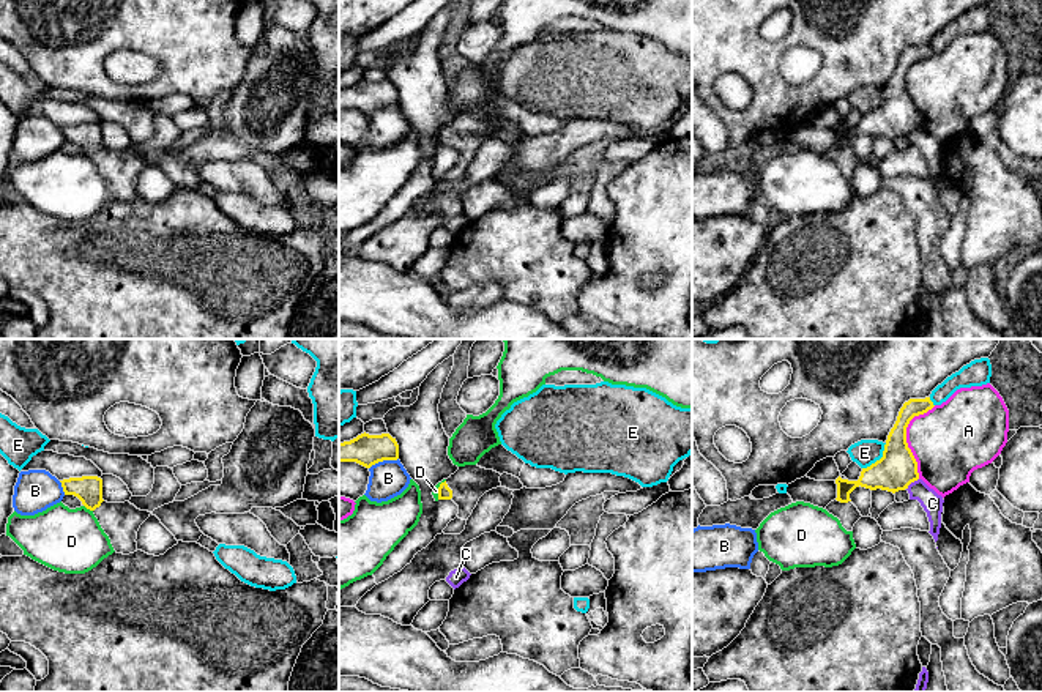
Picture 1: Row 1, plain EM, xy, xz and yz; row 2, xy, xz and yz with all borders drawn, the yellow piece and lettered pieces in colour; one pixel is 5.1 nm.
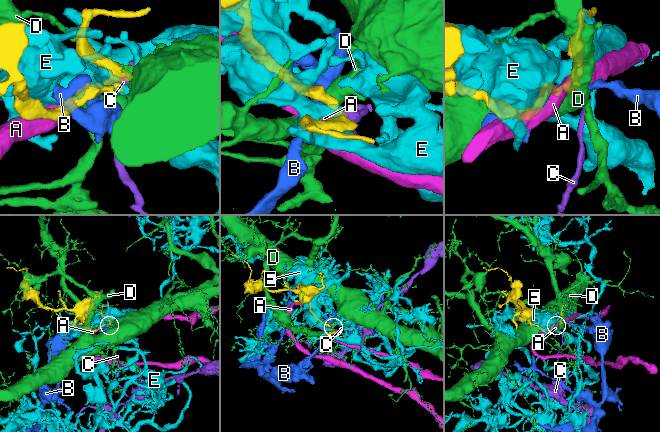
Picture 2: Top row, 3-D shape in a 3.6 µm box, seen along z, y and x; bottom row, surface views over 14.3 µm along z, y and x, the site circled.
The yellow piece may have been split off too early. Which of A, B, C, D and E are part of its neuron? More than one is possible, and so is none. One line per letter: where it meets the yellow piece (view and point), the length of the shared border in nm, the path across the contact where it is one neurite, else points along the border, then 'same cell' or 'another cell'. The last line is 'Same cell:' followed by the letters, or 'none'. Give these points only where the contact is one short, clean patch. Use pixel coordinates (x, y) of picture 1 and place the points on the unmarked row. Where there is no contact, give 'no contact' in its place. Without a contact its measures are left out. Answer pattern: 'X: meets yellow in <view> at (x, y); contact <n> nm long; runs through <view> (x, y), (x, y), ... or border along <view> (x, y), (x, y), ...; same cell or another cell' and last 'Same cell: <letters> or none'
A: meets yellow in yz at (905, 84); contact 380 nm long; another cell
B: meets yellow in xz at (383, 106); contact 160 nm long; border along xz (398, 104), (379, 107), (369, 115); another cell
C: meets yellow in yz at (911, 128); contact 90 nm long; border along yz (918, 125), (907, 136); another cell
D: meets yellow in xy at (89, 155); contact 60 nm long; another cell
E: meets yellow in yz at (880, 106); contact 180 nm long; another cell
Same cell: none

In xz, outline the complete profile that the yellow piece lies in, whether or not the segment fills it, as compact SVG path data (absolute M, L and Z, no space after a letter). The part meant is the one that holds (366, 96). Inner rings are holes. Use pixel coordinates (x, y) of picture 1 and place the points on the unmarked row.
M364 79L350 88L339 90L339 110L356 109L370 115L378 109L397 106L399 91L389 80L369 82Z

